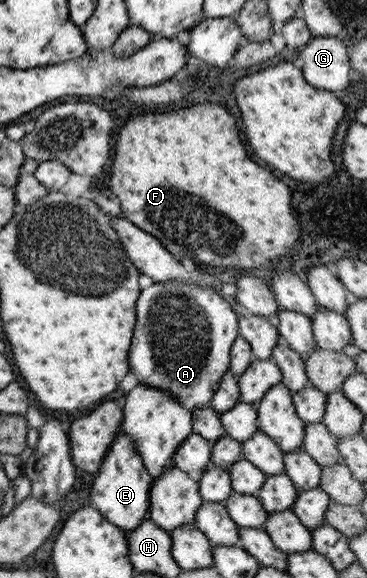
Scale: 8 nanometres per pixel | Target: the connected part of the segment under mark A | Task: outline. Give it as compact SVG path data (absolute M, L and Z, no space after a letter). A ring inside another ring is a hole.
M178 280L153 282L147 290L140 290L136 299L136 326L128 354L130 374L136 378L137 384L158 388L168 396L174 396L182 408L192 413L194 408L209 406L222 374L229 370L230 346L238 335L237 315L216 290Z

